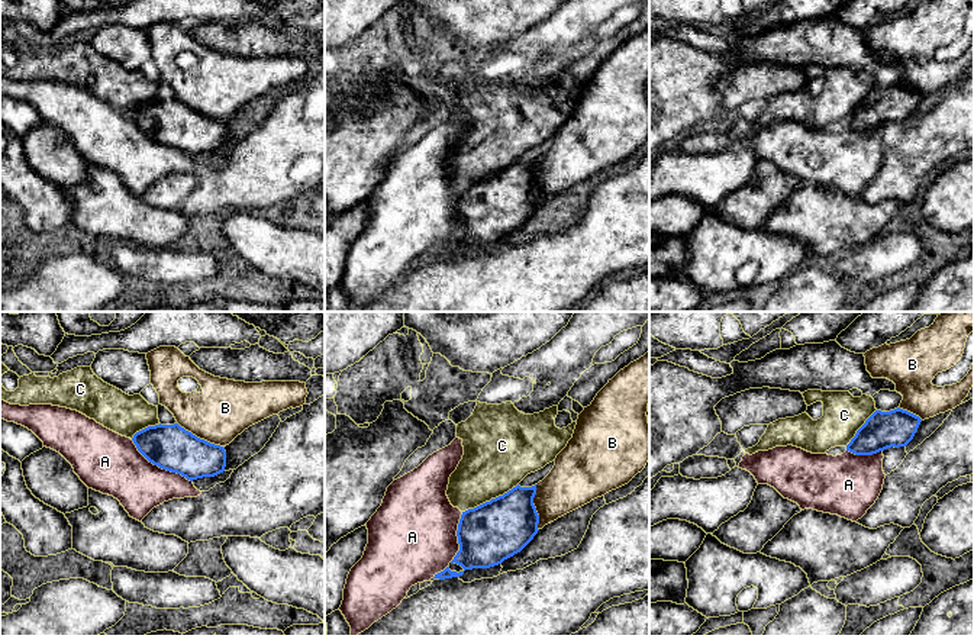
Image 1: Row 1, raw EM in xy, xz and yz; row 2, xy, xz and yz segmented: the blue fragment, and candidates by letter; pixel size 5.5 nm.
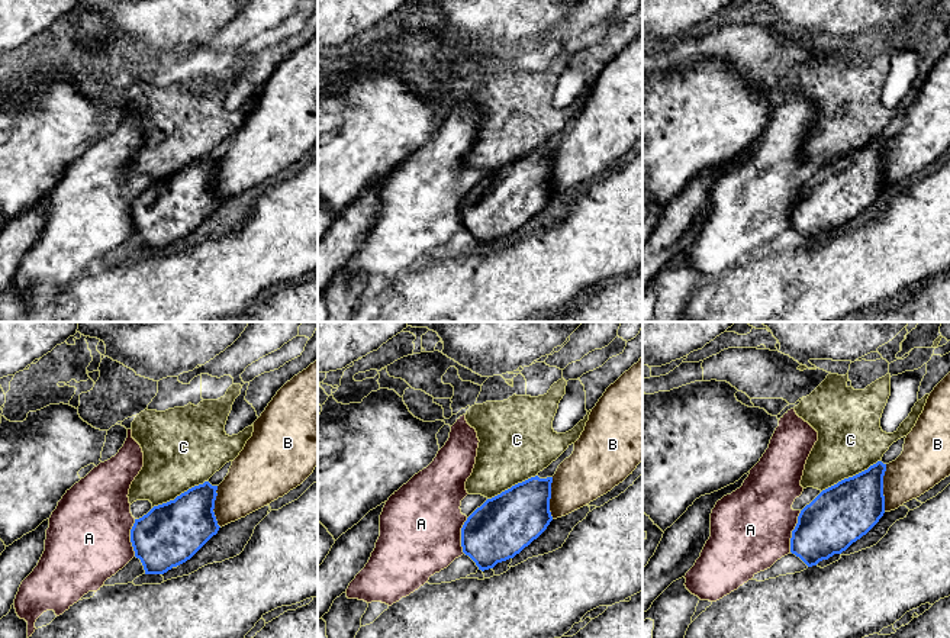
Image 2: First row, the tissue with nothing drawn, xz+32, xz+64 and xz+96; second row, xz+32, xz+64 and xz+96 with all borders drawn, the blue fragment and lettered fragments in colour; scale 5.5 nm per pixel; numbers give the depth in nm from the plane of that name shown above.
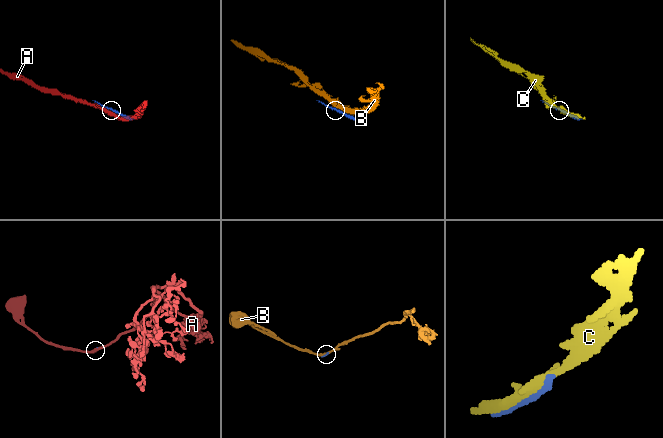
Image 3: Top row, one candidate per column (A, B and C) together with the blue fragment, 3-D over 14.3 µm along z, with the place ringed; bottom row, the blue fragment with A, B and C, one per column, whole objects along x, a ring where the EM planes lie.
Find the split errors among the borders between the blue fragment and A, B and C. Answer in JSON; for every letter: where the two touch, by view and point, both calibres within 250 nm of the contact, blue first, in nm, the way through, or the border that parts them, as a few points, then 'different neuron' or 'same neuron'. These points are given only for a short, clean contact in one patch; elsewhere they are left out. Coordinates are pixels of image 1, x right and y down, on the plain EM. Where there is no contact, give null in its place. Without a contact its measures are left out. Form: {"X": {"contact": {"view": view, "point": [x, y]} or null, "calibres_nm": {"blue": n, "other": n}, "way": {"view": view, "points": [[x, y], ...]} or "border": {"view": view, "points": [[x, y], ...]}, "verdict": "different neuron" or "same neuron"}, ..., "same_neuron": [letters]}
{"A": {"contact": {"view": "xy", "point": [160, 142]}, "calibres_nm": {"blue": 260, "other": 320}, "verdict": "different neuron"}, "B": {"contact": {"view": "xy", "point": [199, 113]}, "calibres_nm": {"blue": 260, "other": 320}, "verdict": "different neuron"}, "C": {"contact": {"view": "xz", "point": [492, 174]}, "calibres_nm": {"blue": 340, "other": 380}, "verdict": "different neuron"}, "same_neuron": []}

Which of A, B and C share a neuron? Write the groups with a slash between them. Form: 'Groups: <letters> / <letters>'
Groups: A / B / C

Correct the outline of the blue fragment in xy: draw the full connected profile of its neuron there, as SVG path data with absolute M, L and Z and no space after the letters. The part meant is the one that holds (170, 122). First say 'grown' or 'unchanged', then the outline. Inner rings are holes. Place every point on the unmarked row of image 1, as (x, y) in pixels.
unchanged; M155 100L132 113L138 126L154 141L193 157L225 146L226 126L174 100Z

